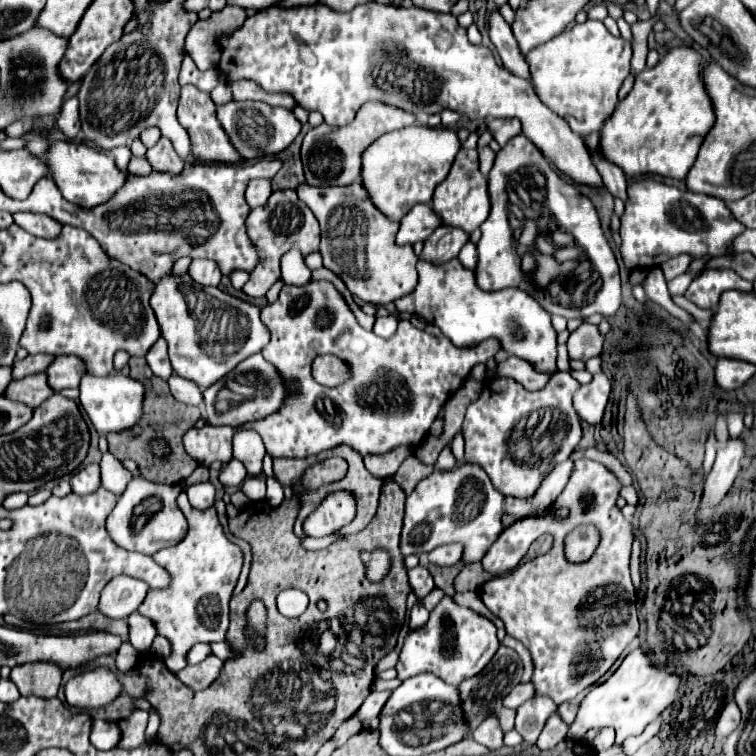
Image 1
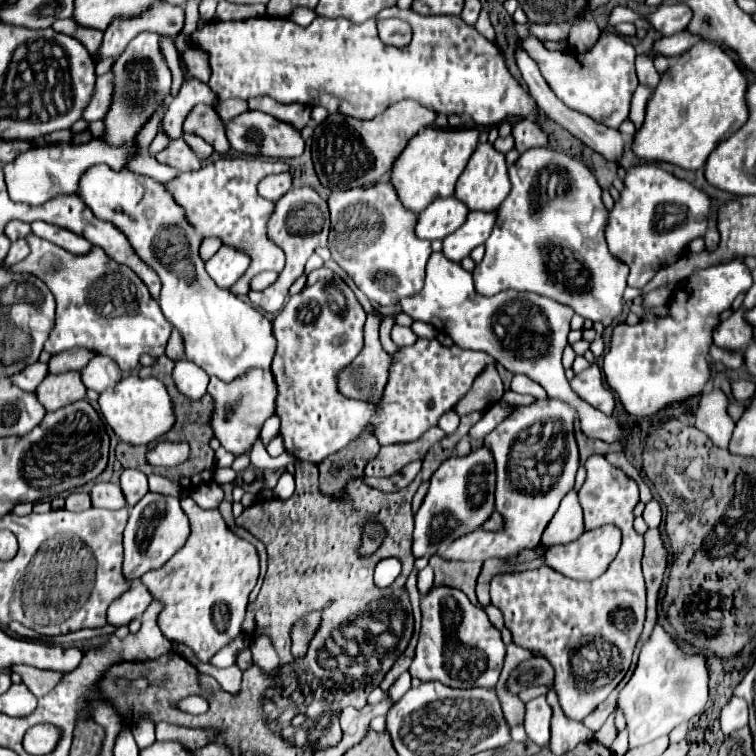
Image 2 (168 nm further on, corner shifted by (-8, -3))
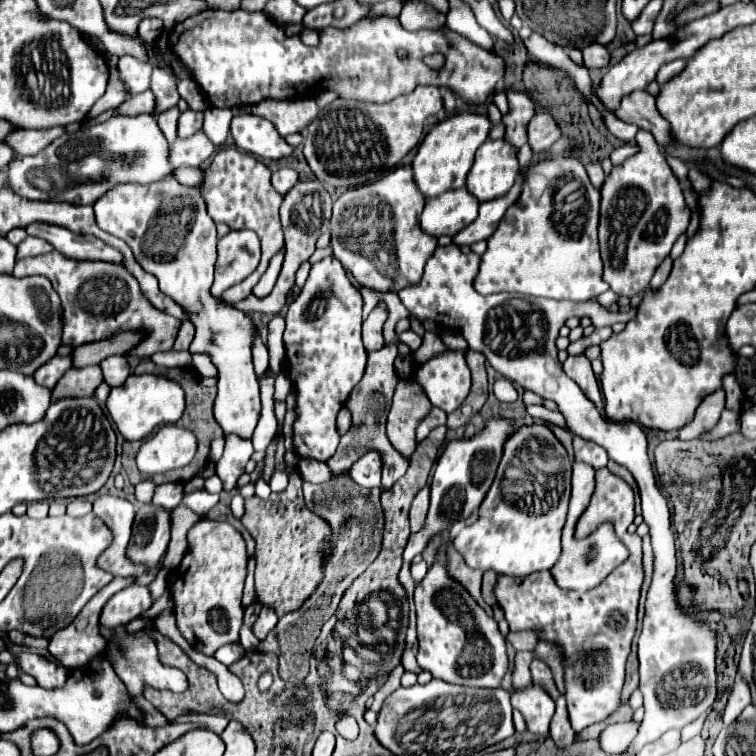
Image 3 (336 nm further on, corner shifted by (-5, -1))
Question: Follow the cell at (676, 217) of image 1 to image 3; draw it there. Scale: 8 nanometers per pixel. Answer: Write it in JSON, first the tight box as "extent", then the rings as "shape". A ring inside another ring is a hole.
{"extent":[598,128,690,297],"shape":[[[640,128],[635,139],[640,151],[628,157],[620,167],[614,167],[612,173],[606,177],[604,187],[600,191],[602,205],[600,205],[600,231],[598,233],[600,233],[600,253],[604,261],[604,281],[608,281],[612,291],[616,291],[618,295],[626,295],[626,297],[636,295],[650,283],[656,267],[668,257],[672,245],[686,231],[690,223],[690,207],[686,205],[680,181],[672,173],[664,155],[660,153],[658,143],[654,141],[652,133]]]}

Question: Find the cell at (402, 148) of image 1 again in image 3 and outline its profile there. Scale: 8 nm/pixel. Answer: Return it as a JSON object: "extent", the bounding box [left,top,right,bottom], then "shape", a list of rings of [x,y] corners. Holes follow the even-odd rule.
{"extent":[412,111,492,199],"shape":[[[460,111],[460,113],[454,113],[448,119],[440,121],[426,133],[426,137],[420,143],[420,149],[412,161],[414,183],[426,199],[432,199],[450,189],[464,187],[466,173],[470,171],[472,161],[474,161],[474,153],[488,139],[490,125],[492,123],[486,113]]]}

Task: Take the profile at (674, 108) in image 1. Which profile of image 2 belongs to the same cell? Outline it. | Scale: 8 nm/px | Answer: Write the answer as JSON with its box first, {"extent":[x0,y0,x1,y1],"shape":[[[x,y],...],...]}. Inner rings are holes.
{"extent":[635,41,749,171],"shape":[[[711,41],[697,43],[685,55],[677,57],[661,77],[647,103],[645,123],[635,133],[635,155],[651,161],[667,161],[689,171],[703,167],[709,153],[743,127],[749,115],[745,101],[747,87],[749,81],[743,69],[721,45]]]}

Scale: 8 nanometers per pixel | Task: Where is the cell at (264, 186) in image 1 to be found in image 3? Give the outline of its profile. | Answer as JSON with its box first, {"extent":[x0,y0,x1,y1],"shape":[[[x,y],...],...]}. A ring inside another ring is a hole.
{"extent":[272,167,298,195],"shape":[[[282,167],[276,173],[272,173],[272,187],[280,195],[284,195],[286,191],[290,191],[296,181],[298,181],[298,173],[294,169],[290,169],[290,167]]]}

